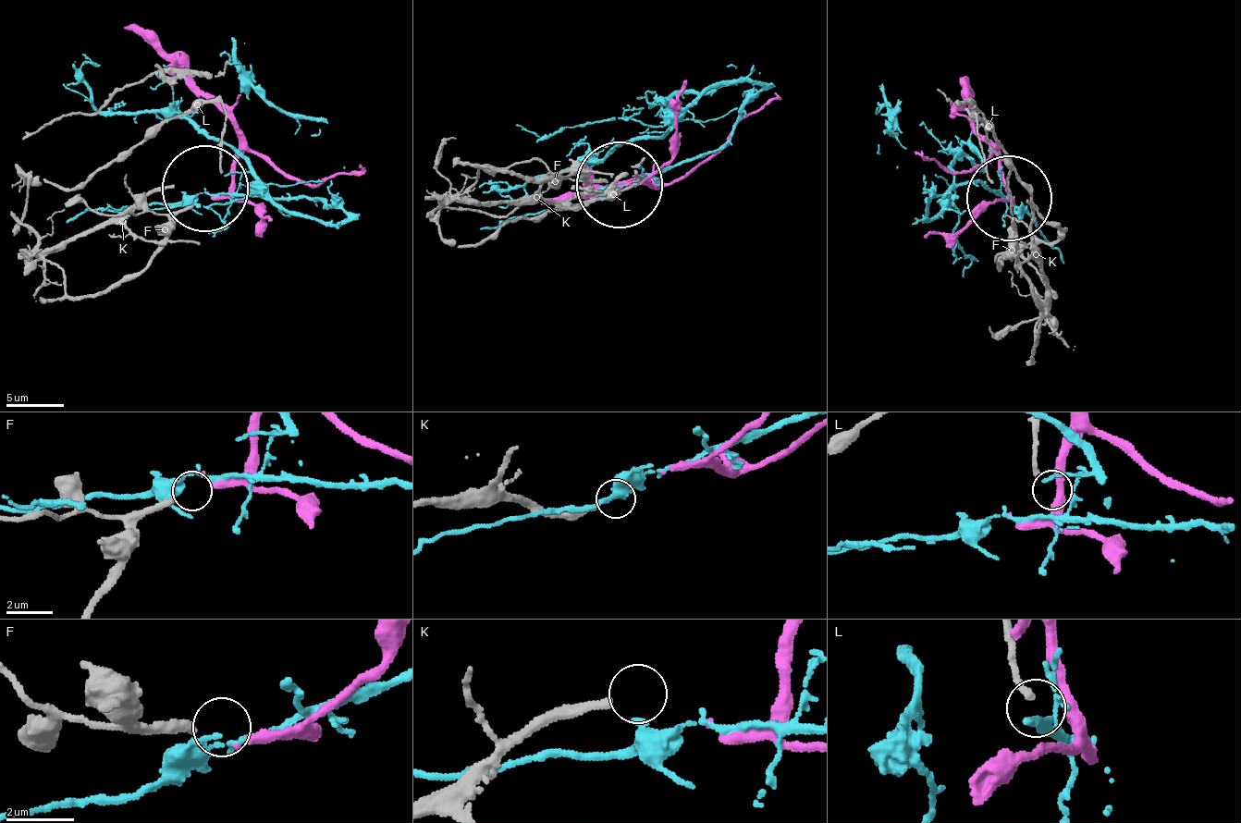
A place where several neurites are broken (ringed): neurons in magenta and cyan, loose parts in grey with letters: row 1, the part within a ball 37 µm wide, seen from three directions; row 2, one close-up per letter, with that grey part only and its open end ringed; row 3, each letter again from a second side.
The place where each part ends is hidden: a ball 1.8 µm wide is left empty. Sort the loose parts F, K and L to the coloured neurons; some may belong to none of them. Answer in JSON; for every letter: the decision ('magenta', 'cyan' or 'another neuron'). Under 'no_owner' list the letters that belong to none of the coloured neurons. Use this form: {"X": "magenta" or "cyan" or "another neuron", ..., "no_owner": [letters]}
{"F": "magenta", "K": "another neuron", "L": "another neuron", "no_owner": ["K", "L"]}

